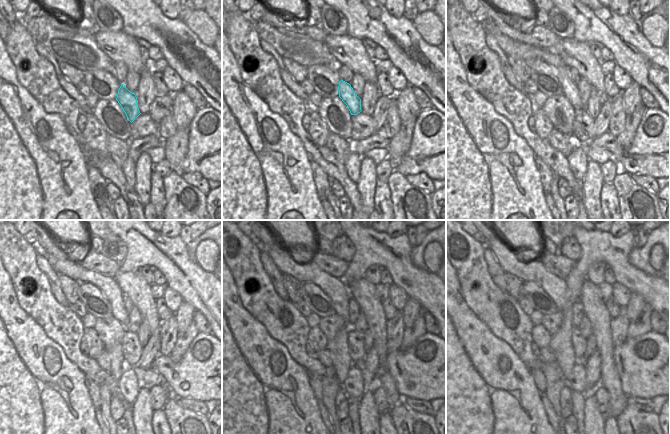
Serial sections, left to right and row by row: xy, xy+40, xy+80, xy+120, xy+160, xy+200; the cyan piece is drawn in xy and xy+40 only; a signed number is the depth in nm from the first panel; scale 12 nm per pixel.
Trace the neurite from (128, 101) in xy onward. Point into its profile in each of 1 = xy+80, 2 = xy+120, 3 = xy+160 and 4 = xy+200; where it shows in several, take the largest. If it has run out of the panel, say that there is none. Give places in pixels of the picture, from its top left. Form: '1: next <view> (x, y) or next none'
1: next xy+80 (569, 89)
2: next xy+120 (72, 268)
3: next xy+160 (307, 271)
4: next xy+200 (533, 270)

